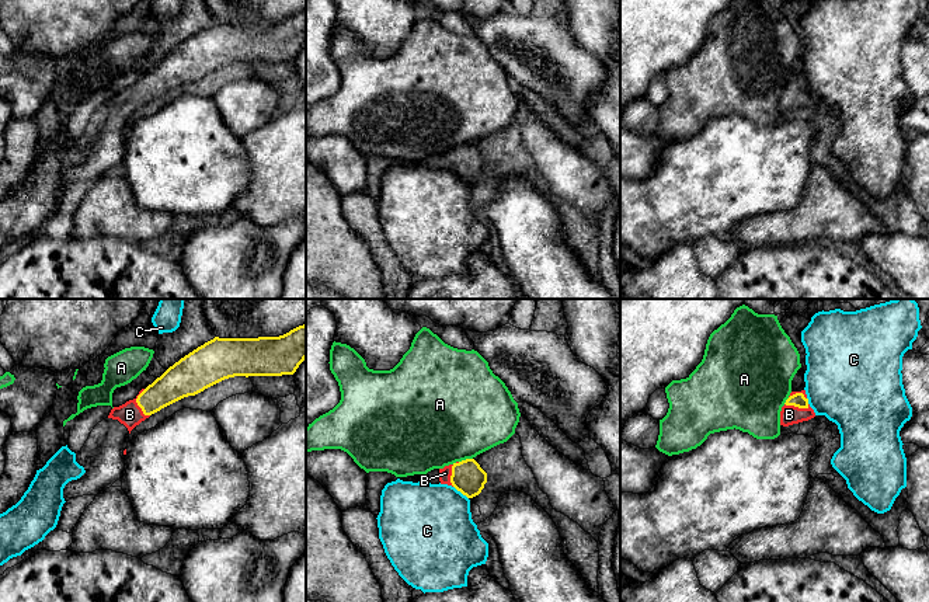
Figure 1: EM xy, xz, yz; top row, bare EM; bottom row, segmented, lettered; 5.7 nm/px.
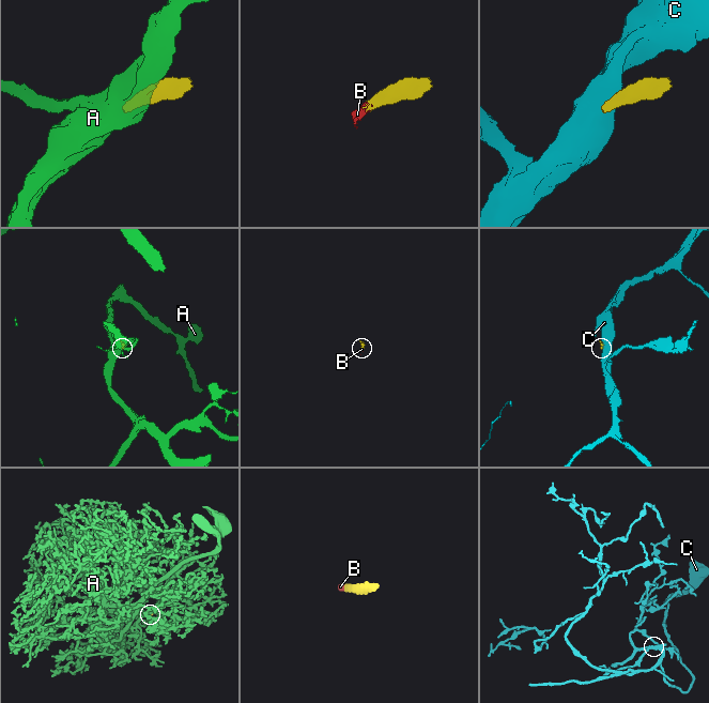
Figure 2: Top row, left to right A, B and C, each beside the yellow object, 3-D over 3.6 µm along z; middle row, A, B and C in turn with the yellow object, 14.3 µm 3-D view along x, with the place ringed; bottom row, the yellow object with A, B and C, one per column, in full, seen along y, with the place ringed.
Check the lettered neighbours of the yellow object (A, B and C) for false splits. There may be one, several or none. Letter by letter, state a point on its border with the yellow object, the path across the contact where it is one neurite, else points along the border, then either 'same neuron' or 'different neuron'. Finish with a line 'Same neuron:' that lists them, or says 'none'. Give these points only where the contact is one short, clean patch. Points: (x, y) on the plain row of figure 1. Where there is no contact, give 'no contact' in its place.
A: meets yellow in xz at (466, 145); border along xz (472, 143), (459, 148); different neuron
B: meets yellow in xy at (138, 90); runs through xy (176, 69), (145, 90), (138, 90), (129, 100); same neuron
C: meets yellow in xz at (460, 177); border along xz (453, 171), (468, 184); different neuron
Same neuron: B

